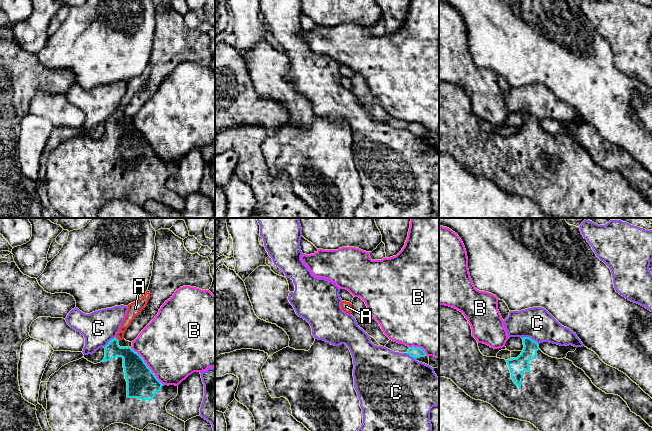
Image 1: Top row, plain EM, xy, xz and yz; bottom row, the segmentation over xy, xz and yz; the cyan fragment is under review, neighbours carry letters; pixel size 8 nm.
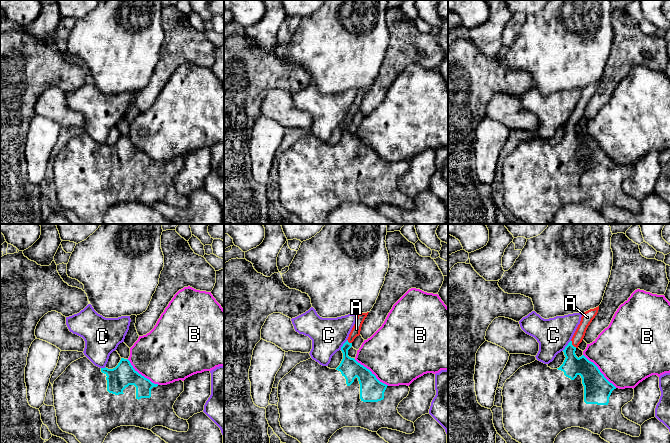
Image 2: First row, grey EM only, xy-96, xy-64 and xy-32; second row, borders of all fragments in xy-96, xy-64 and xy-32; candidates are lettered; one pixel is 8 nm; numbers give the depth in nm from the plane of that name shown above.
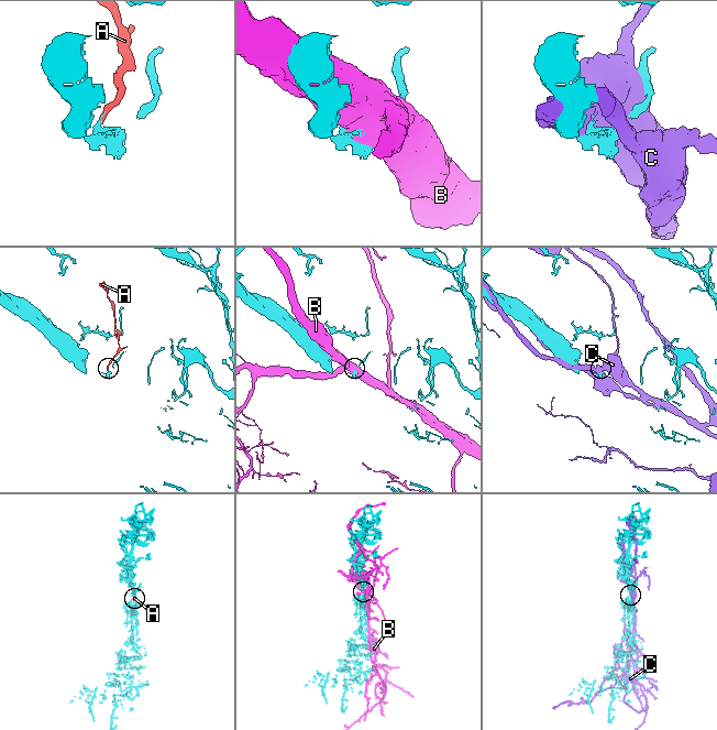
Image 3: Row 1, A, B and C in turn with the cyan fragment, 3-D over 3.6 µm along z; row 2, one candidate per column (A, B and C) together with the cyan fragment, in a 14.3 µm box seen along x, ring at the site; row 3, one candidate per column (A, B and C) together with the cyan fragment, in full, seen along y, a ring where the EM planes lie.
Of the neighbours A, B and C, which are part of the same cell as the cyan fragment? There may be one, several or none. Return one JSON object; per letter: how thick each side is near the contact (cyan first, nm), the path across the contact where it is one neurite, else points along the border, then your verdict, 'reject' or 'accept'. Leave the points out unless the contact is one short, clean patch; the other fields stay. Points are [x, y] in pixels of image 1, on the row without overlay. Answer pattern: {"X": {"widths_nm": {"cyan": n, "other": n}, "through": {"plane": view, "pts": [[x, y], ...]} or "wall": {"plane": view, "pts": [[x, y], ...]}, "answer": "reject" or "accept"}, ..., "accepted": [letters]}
{"A": {"widths_nm": {"cyan": 170, "other": 90}, "through": {"plane": "xy", "pts": [[133, 140], [116, 122], [116, 114], [121, 109], [132, 88]]}, "answer": "accept"}, "B": {"widths_nm": {"cyan": 240, "other": 480}, "answer": "reject"}, "C": {"widths_nm": {"cyan": 140, "other": 260}, "answer": "reject"}, "accepted": ["A"]}

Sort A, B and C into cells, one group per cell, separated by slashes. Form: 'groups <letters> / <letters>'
groups A / B / C

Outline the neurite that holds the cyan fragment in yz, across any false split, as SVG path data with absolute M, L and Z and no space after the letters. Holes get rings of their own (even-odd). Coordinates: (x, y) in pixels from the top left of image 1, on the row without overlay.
M439 81L439 153L451 155L461 166L475 176L481 176L491 180L498 188L507 194L527 197L533 200L541 211L550 218L652 218L652 203L640 192L633 189L627 179L618 171L606 170L597 164L585 148L576 143L572 137L563 134L549 133L539 125L539 120L529 113L523 113L523 127L517 134L508 136L497 133L484 132L478 123L477 116L472 112L472 105L462 88L455 84Z

